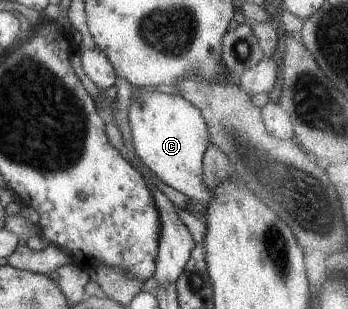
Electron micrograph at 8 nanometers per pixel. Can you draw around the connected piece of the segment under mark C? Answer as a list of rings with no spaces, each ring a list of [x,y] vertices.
[[[155,90],[136,95],[128,109],[131,143],[140,163],[169,187],[190,199],[209,201],[212,191],[202,183],[202,153],[209,145],[200,111],[179,94]]]

